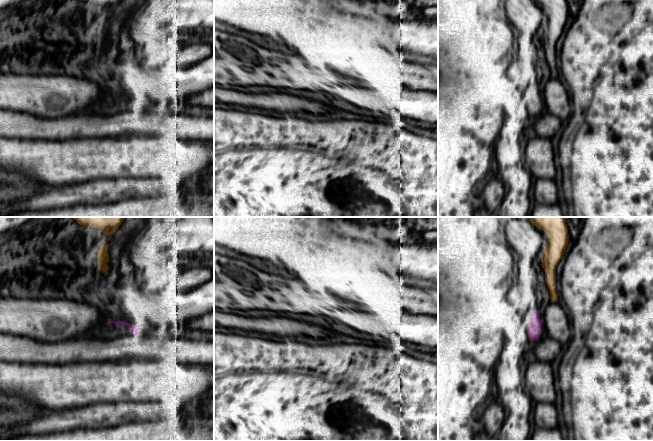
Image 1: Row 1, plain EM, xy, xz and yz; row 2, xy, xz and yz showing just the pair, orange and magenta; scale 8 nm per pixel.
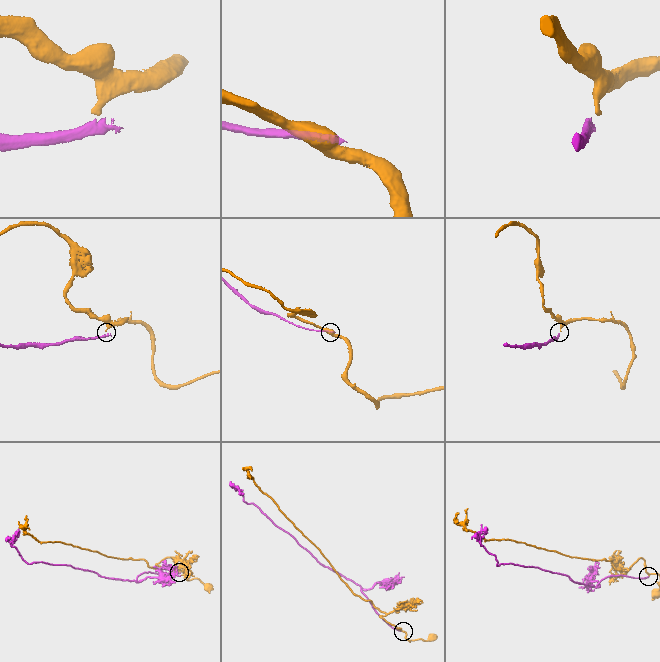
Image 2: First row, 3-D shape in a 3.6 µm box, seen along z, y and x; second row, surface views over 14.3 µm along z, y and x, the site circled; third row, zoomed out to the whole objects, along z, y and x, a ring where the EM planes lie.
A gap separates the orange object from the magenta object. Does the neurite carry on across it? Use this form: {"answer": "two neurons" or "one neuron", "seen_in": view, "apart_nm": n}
{"answer": "two neurons", "seen_in": "yz", "apart_nm": 130}

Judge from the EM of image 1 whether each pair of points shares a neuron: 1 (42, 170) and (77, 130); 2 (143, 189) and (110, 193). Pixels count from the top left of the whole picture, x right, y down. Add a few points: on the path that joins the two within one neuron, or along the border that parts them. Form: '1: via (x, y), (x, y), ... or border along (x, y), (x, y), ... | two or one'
1: border along (82, 137), (74, 139), (45, 139) | two
2: via (135, 189), (118, 189) | one

